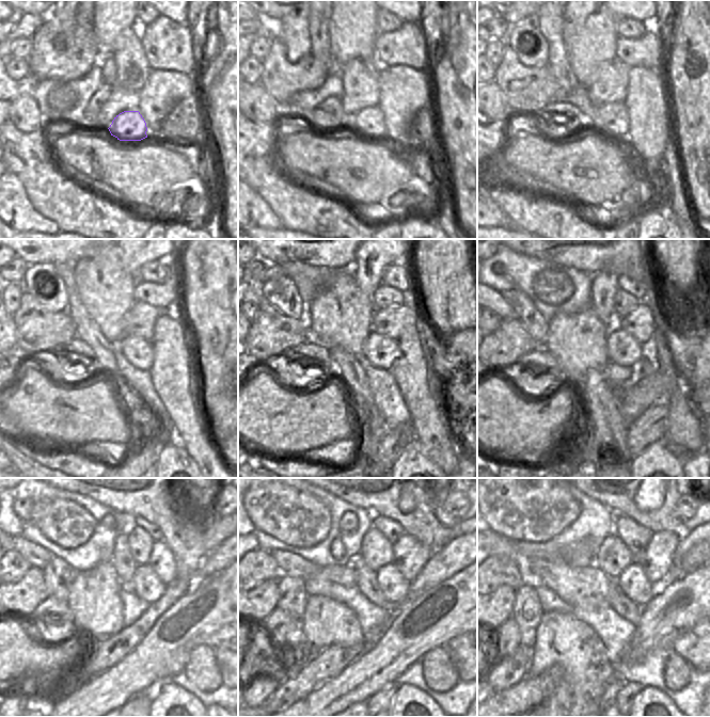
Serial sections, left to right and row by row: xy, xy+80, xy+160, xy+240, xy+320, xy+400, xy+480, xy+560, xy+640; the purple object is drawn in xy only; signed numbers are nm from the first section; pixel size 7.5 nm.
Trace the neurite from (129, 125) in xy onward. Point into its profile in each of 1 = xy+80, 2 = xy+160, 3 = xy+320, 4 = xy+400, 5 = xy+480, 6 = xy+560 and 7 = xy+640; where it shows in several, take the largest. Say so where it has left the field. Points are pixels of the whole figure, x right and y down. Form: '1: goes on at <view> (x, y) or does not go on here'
1: goes on at xy+80 (368, 122)
2: goes on at xy+160 (614, 116)
3: goes on at xy+320 (380, 351)
4: goes on at xy+400 (622, 349)
5: goes on at xy+480 (147, 586)
6: goes on at xy+560 (392, 584)
7: goes on at xy+640 (632, 582)

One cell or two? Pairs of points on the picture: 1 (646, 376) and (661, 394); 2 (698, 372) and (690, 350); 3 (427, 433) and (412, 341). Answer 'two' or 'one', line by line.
1: one
2: one
3: one

